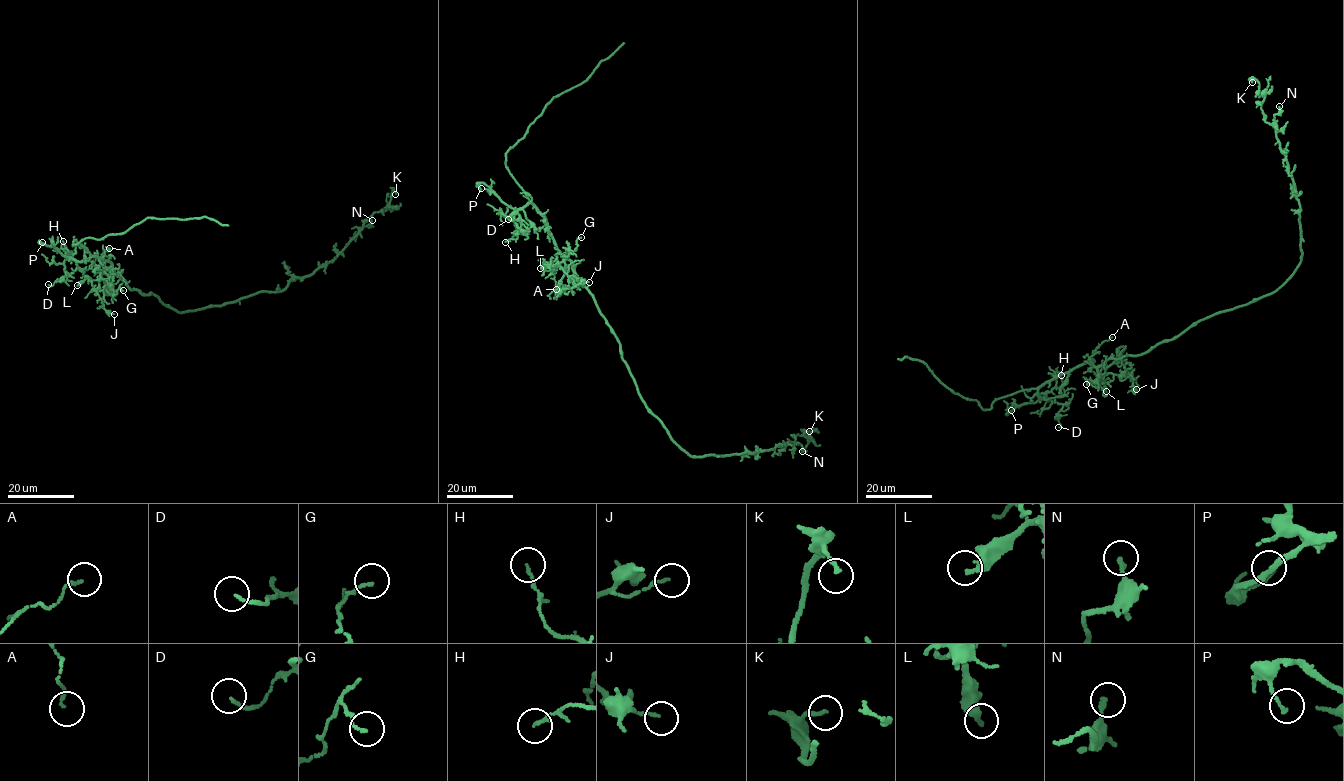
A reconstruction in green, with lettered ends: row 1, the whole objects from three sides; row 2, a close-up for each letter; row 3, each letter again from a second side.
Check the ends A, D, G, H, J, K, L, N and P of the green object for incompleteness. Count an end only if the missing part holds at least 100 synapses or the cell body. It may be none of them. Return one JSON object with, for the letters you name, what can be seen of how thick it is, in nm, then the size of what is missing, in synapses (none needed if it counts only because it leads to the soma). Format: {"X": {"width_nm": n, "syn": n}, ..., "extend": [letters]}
{"extend": []}

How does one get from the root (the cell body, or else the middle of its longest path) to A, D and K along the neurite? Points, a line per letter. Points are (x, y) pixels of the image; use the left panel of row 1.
A: (143, 293), (130, 289), (121, 276), (113, 273), (110, 261), (102, 256), (109, 248)
D: (143, 293), (130, 289), (113, 273), (110, 261), (95, 256), (79, 261), (65, 259), (66, 275), (48, 284)
K: (143, 293), (180, 313), (280, 292), (291, 280), (330, 262), (365, 221), (387, 208), (394, 190), (395, 194)

